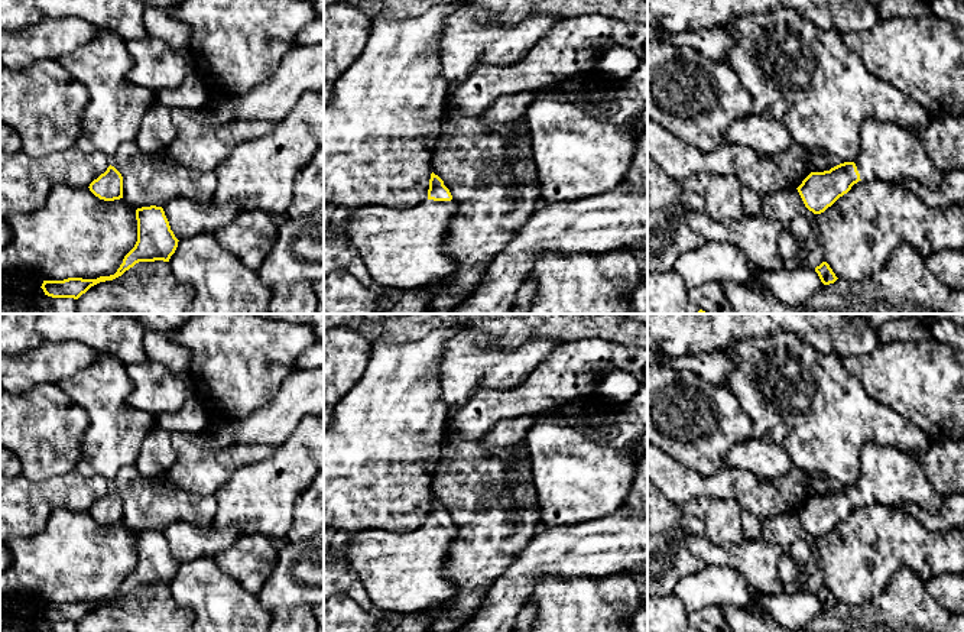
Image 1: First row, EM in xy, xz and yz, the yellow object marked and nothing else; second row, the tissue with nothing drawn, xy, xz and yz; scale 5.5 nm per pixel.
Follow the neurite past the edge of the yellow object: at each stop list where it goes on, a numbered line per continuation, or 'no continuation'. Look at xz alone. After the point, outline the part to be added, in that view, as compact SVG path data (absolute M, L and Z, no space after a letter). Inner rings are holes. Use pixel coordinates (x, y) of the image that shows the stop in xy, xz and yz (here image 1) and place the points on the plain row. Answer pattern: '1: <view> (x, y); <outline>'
1: xz (402, 571); M423 524L409 531L363 529L353 532L350 545L340 552L358 576L374 609L412 615L444 605L460 592L447 577L448 548L457 531L452 524Z

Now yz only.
1: yz (888, 476); M874 441L866 443L860 451L854 487L864 506L915 503L929 513L938 513L942 506L942 496L918 456Z

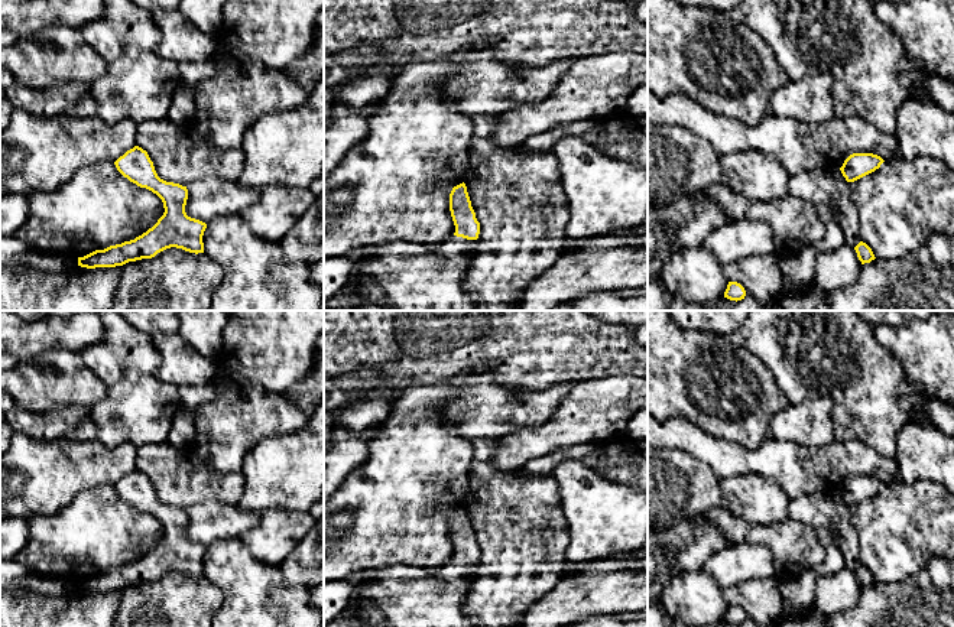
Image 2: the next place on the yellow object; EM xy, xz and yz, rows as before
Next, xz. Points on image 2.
1: xz (409, 595); M452 559L445 565L428 568L418 565L392 565L361 572L361 578L347 607L371 604L377 607L392 627L473 627L464 613L464 600L478 563Z

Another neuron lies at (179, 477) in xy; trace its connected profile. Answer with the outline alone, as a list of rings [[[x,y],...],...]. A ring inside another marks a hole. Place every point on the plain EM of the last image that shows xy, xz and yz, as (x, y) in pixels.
[[[168,441],[137,448],[136,470],[147,475],[160,503],[182,510],[204,501],[234,506],[244,491],[241,472],[217,471],[205,464],[192,446],[175,448]]]

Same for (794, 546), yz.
[[[720,507],[704,513],[726,537],[729,545],[766,546],[775,561],[778,581],[792,576],[799,569],[815,569],[825,559],[825,549],[811,526],[792,517],[773,524],[747,523]]]

